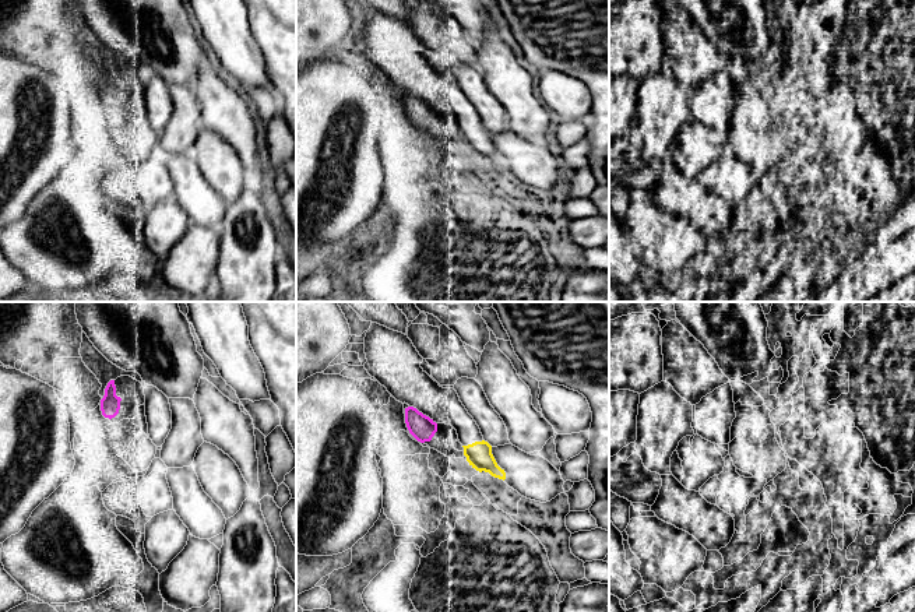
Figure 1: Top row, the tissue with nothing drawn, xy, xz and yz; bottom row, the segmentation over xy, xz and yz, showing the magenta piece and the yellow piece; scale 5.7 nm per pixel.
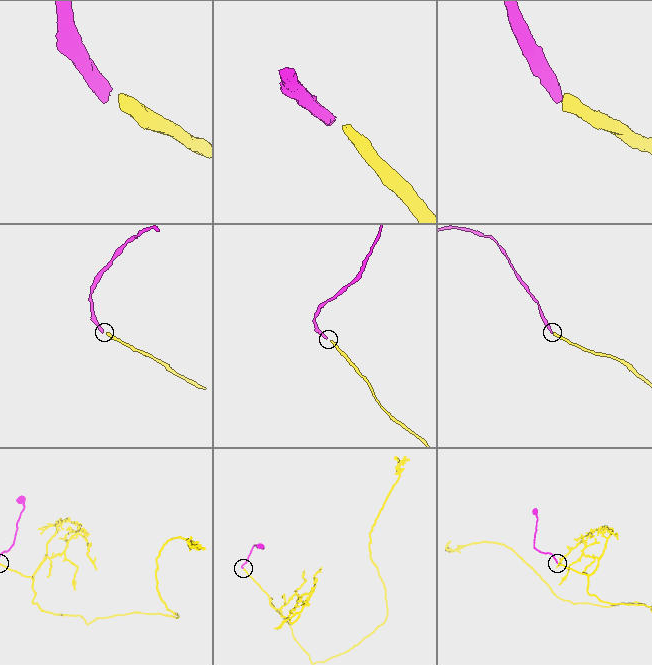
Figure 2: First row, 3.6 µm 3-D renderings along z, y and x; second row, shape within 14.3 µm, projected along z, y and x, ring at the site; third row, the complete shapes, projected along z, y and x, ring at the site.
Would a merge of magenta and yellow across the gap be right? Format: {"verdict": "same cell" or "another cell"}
{"verdict": "another cell"}

